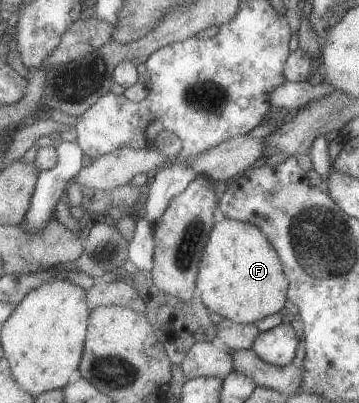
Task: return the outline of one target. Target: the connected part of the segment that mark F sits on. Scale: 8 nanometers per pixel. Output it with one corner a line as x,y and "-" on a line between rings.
226,217
211,226
195,286
209,312
235,323
255,324
279,312
286,301
287,280
271,244
254,225

